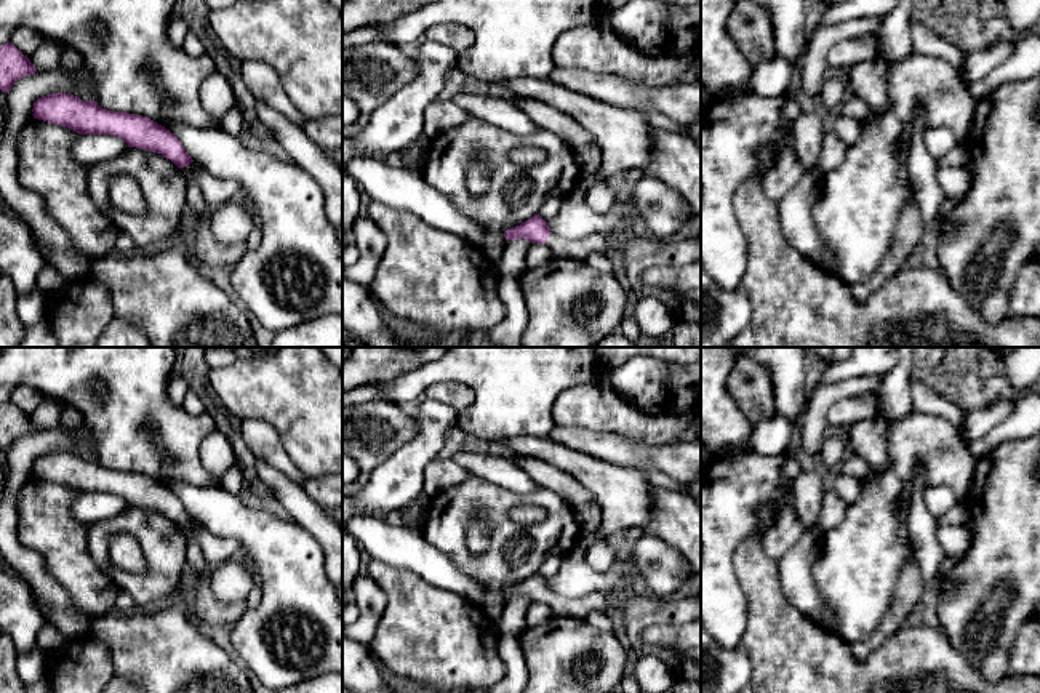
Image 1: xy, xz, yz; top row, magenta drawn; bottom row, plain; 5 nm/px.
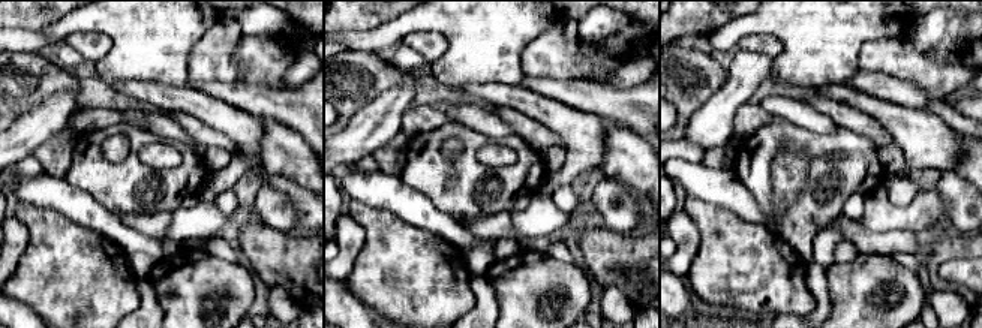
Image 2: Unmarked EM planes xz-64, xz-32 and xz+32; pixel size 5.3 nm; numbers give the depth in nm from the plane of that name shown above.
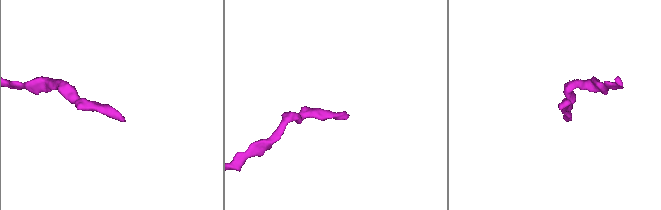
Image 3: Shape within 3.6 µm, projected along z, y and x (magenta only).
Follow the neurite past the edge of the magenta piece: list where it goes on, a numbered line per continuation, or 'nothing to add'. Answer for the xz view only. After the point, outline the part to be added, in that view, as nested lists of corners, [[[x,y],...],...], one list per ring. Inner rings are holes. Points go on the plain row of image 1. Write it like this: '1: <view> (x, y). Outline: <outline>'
1: xz (596, 602). Outline: [[[550,592],[544,603],[552,610],[554,616],[563,618],[584,619],[590,613],[608,615],[611,618],[618,615],[618,597],[602,592],[590,592],[579,599],[568,599]]]

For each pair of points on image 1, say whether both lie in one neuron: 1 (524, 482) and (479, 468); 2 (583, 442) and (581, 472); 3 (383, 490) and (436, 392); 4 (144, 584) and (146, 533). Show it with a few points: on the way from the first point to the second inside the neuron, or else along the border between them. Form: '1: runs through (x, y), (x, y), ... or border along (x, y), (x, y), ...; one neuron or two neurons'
1: runs through (512, 477), (490, 468); one neuron
2: border along (549, 439), (594, 458), (620, 464); two neurons
3: border along (426, 396), (445, 402), (458, 412); two neurons
4: runs through (154, 572), (154, 546); one neuron

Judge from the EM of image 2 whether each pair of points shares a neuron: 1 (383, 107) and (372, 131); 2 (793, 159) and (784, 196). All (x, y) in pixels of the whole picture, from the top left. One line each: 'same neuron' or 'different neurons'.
1: same neuron
2: same neuron

